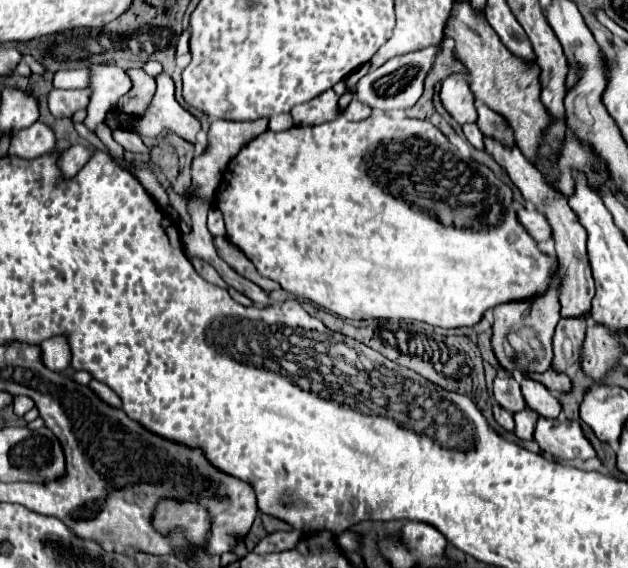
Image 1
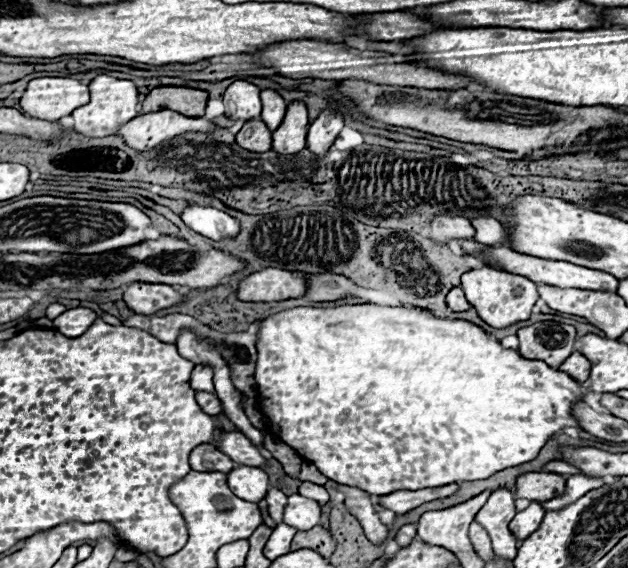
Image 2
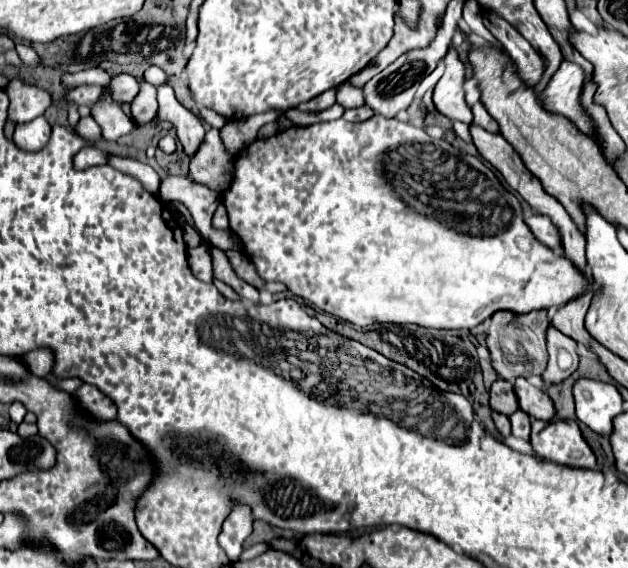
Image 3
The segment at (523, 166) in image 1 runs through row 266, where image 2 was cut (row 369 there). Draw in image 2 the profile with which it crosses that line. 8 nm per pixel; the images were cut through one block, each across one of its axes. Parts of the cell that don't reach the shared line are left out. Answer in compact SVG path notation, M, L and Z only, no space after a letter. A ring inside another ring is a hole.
M572 352L560 366L560 370L564 370L566 374L570 374L574 380L578 382L586 382L590 376L590 362L580 354L580 352Z

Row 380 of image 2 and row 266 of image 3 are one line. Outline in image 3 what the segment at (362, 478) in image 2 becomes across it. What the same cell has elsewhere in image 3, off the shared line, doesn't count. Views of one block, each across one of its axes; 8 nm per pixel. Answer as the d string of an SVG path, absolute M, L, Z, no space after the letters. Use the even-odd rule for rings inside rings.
M374 114L364 122L346 122L344 118L334 122L320 122L312 126L290 126L270 138L254 140L236 156L236 178L232 186L222 194L222 202L230 216L230 230L242 240L246 256L258 268L260 278L282 282L288 290L304 300L308 300L316 310L328 312L354 326L372 324L416 324L424 328L474 328L494 312L508 310L512 314L528 314L534 310L550 310L580 298L588 290L594 290L590 276L576 270L576 266L538 242L530 228L522 220L522 206L518 198L508 192L492 172L476 156L468 156L444 140L432 140L422 128L414 128L398 118L384 118Z

